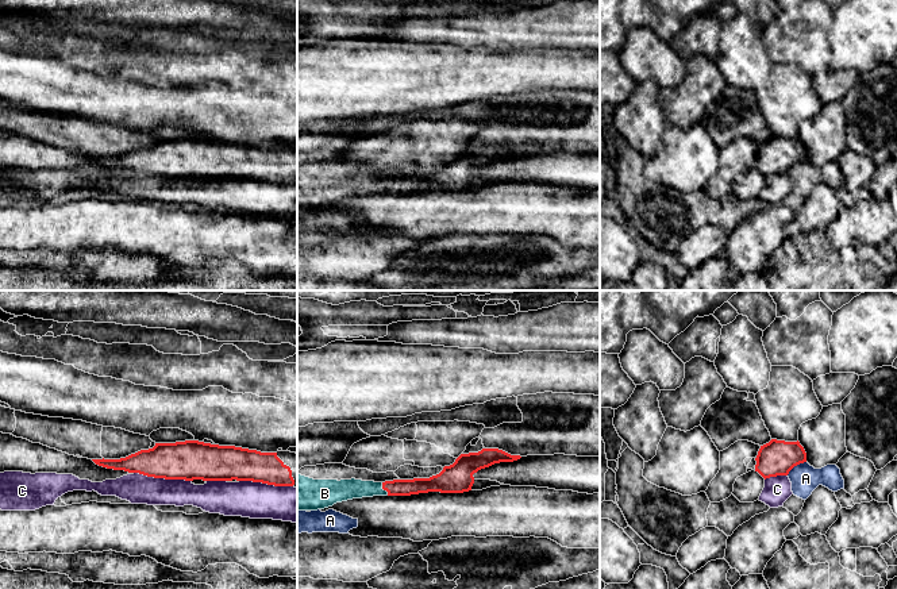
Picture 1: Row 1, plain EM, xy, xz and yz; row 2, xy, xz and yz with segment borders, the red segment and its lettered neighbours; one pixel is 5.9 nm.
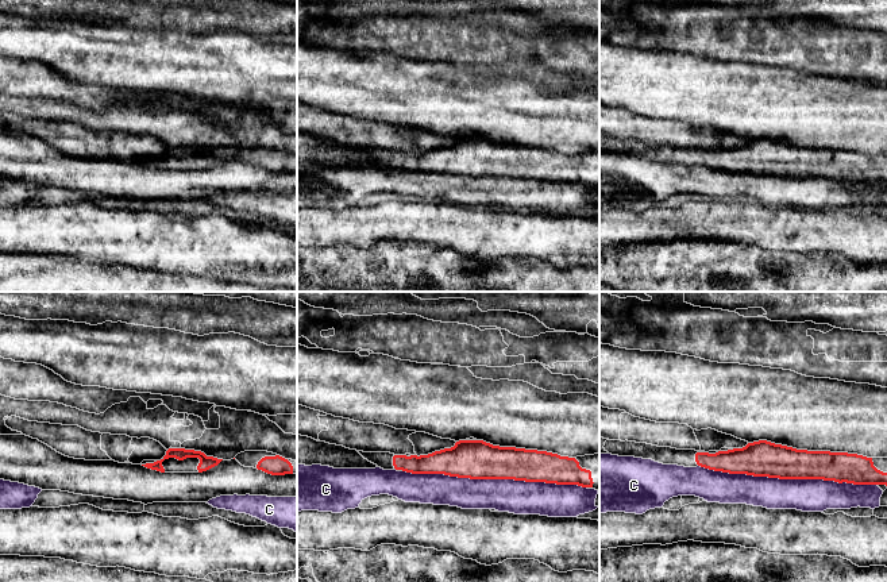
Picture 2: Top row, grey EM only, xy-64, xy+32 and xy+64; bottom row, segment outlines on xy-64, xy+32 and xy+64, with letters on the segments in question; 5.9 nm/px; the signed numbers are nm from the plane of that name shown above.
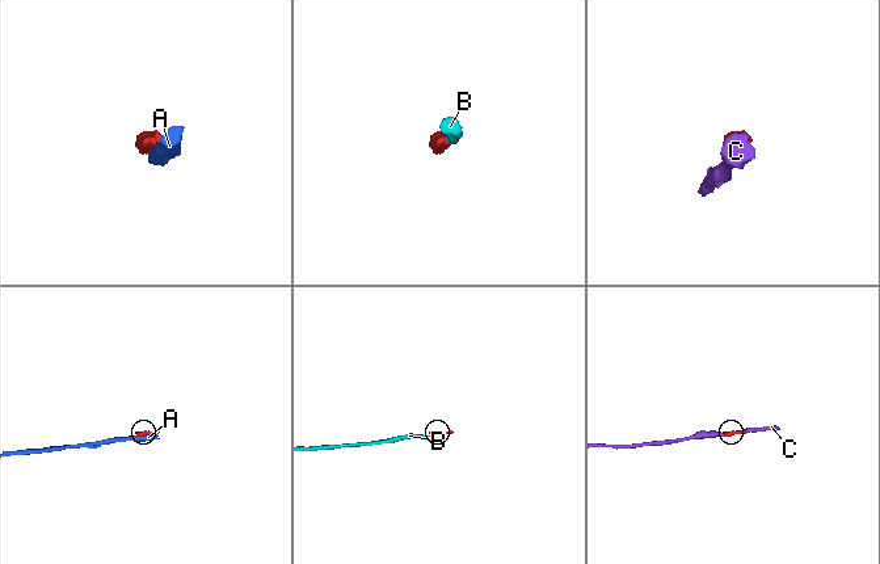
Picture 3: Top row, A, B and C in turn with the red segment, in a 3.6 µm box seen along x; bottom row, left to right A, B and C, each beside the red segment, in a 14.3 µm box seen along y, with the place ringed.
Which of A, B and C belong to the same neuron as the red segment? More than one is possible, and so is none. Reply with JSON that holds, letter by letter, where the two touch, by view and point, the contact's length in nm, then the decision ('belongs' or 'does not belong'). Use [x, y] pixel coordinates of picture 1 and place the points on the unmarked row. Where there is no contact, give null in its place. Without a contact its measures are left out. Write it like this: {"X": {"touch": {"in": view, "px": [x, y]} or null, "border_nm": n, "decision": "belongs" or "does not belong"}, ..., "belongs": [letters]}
{"A": {"touch": {"in": "yz", "px": [796, 162]}, "border_nm": 150, "decision": "does not belong"}, "B": {"touch": {"in": "xz", "px": [382, 185]}, "border_nm": 80, "decision": "belongs"}, "C": {"touch": {"in": "xy", "px": [162, 174]}, "border_nm": 340, "decision": "does not belong"}, "belongs": ["B"]}

